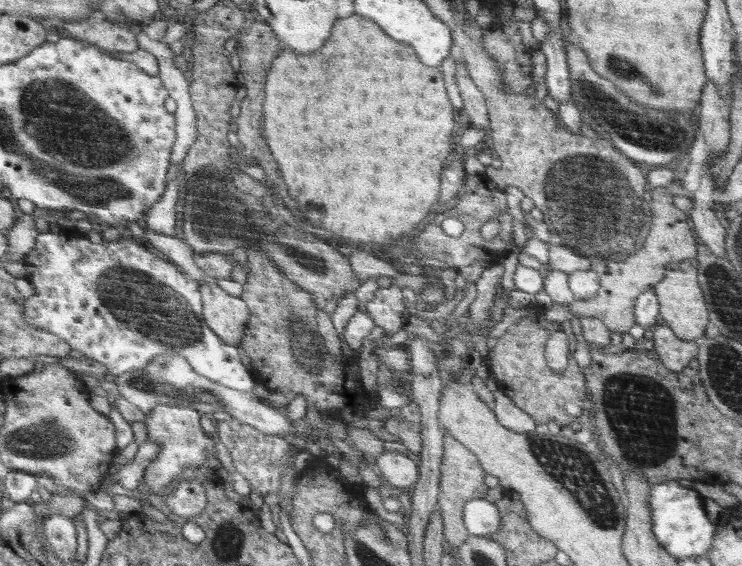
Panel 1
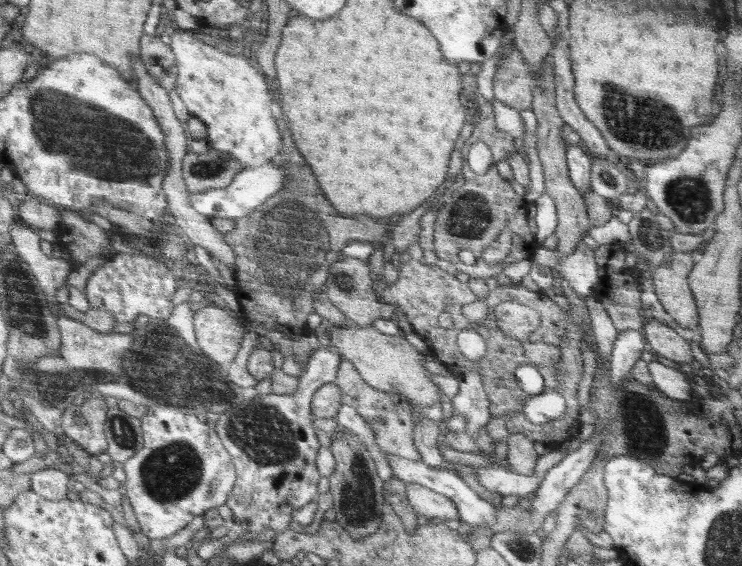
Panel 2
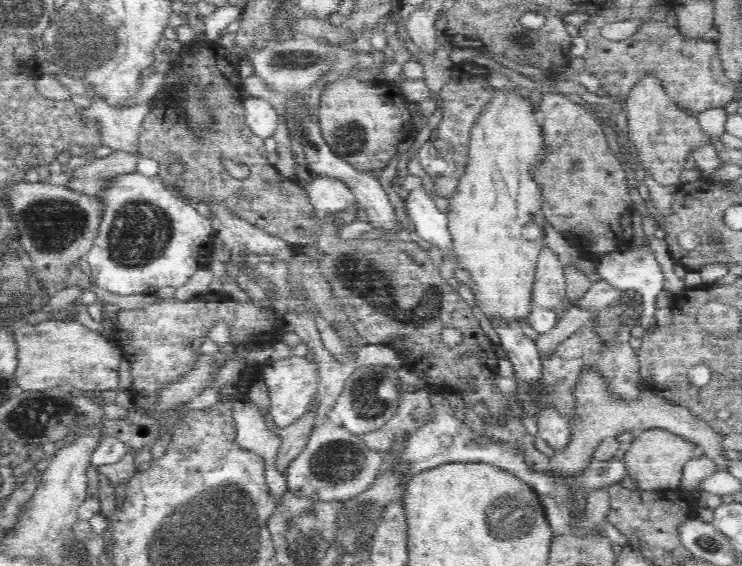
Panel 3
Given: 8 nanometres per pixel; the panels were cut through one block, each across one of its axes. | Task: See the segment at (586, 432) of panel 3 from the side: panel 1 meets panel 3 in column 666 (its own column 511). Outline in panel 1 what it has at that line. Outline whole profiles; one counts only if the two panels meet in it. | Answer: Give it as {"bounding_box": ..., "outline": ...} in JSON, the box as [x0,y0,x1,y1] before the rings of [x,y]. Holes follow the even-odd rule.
{"bounding_box":[492,390,536,434],"outline":[[[500,390],[494,394],[496,400],[492,410],[496,413],[500,424],[518,433],[528,434],[536,430],[536,421],[530,414],[514,405],[512,400],[504,396]]]}

